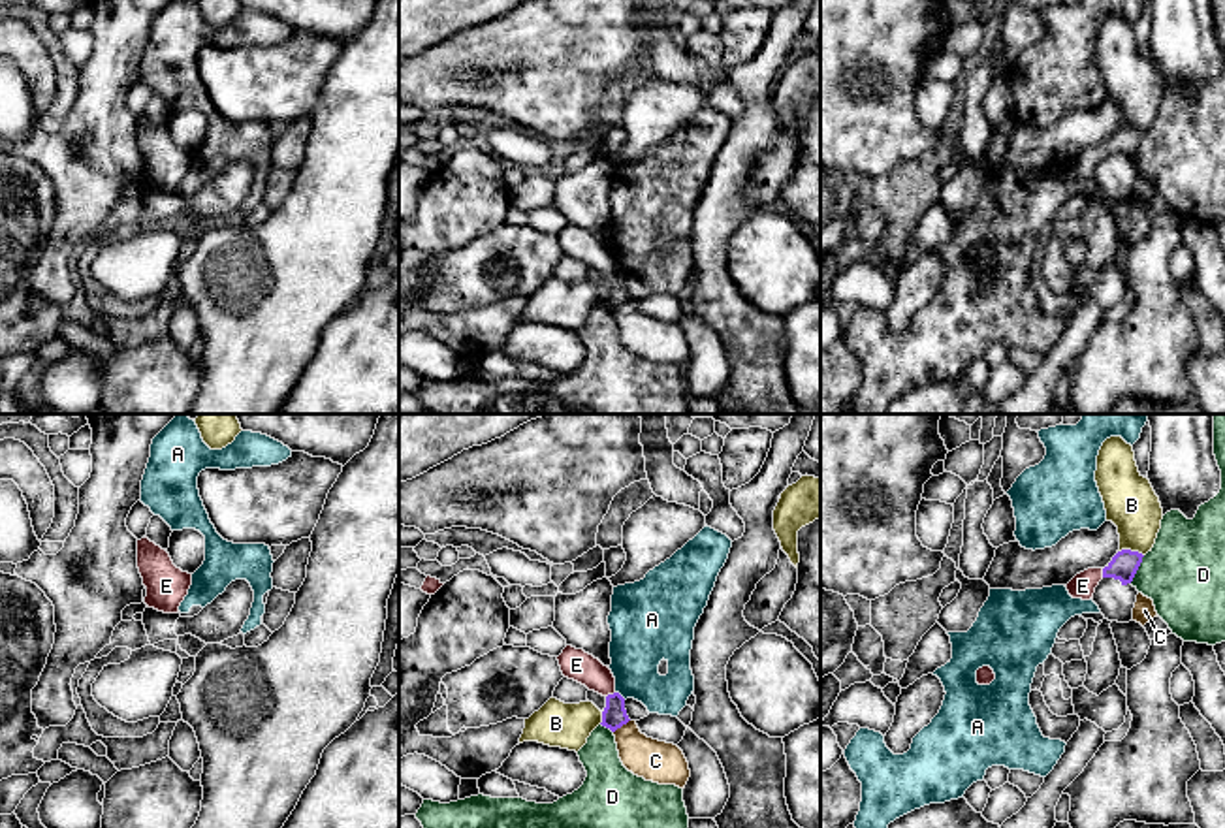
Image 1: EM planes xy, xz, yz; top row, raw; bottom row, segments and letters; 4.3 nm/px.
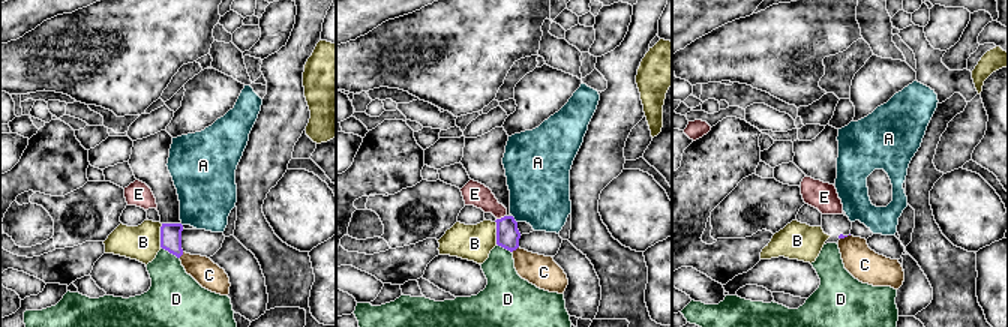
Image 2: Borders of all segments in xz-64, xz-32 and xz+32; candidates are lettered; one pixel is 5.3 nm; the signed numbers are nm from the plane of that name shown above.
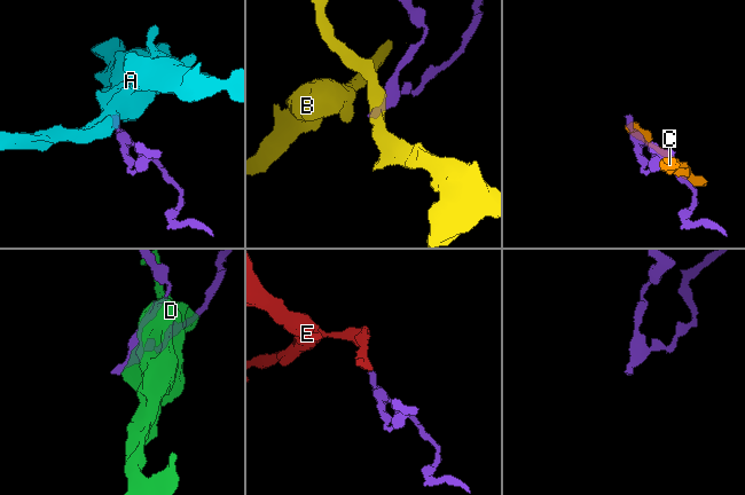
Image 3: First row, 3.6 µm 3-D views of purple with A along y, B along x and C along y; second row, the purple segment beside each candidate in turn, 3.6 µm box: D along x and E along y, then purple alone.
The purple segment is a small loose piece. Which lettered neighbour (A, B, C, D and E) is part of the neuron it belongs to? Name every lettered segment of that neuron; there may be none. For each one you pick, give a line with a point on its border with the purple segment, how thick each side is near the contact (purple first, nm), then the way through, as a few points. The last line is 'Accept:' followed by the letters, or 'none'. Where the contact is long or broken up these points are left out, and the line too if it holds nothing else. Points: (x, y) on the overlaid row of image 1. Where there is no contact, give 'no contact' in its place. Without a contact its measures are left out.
E: xz (610, 695) | 110/130 nm | across xz (614, 716), (610, 695), (586, 668), (576, 665)
Accept: E

